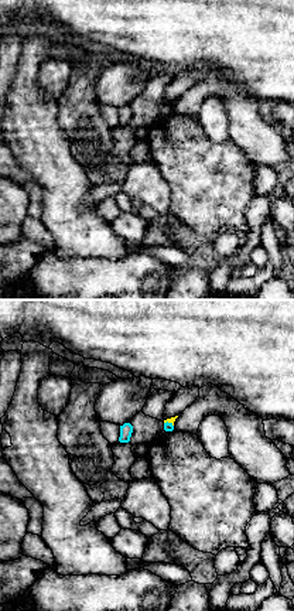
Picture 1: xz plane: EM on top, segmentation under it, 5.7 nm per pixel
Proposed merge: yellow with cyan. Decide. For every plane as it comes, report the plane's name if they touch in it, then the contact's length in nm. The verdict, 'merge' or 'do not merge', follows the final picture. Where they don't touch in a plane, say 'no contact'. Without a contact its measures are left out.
meets yellow in xz; contact 60 nm long

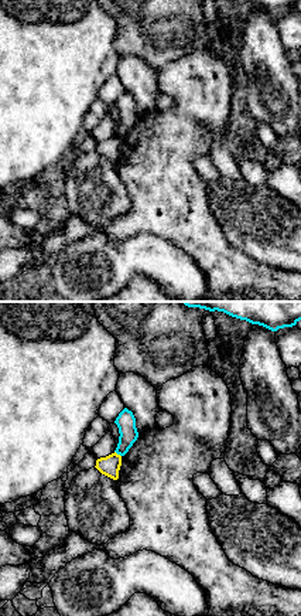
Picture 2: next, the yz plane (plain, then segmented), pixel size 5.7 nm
meets yellow in yz; contact 50 nm long

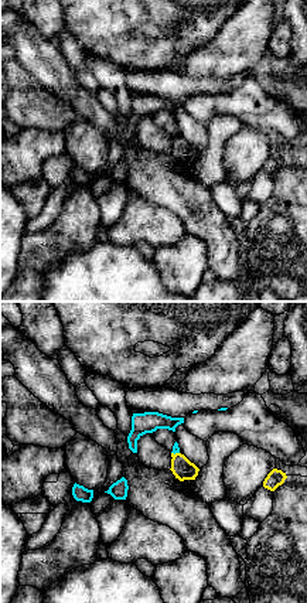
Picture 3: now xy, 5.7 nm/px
meets yellow in xy; contact 50 nm long

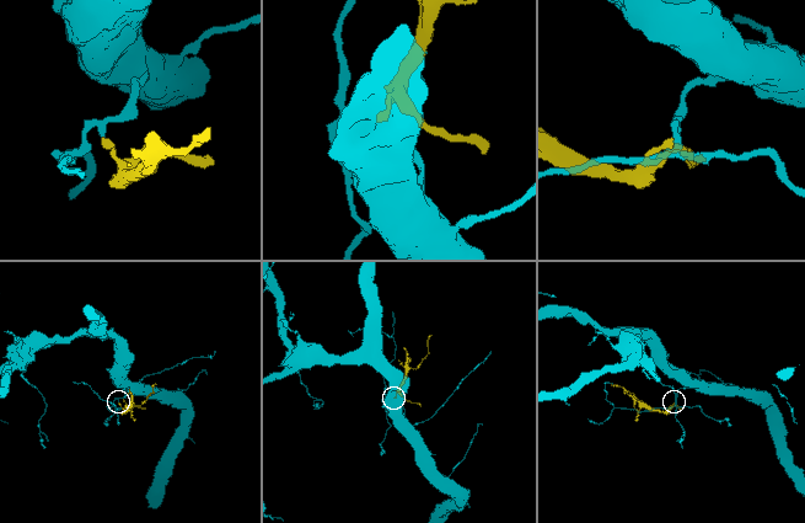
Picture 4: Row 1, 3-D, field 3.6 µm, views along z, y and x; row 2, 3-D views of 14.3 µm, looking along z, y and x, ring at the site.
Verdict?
do not merge

